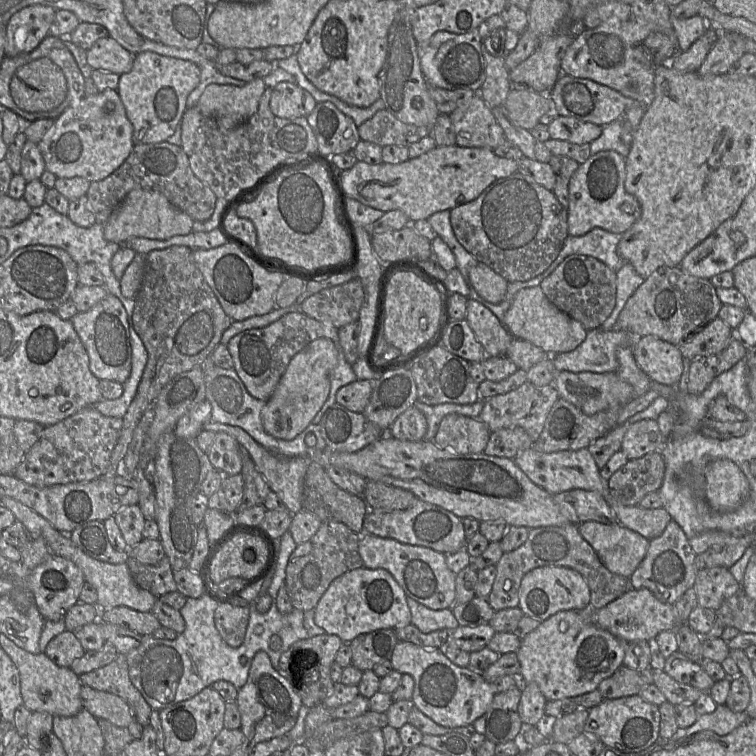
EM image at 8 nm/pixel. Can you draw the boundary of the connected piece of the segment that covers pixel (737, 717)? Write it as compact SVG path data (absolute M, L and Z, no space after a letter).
M725 704L718 705L714 712L698 716L693 725L687 728L679 727L670 739L679 740L705 730L710 730L720 736L725 736L744 724L748 719L745 711L734 712Z

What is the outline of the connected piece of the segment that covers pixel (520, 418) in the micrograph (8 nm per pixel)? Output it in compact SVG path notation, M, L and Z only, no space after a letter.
M526 381L513 391L485 400L479 419L486 424L491 432L505 428L520 427L535 442L540 437L546 418L558 399L559 394L553 384L538 387Z

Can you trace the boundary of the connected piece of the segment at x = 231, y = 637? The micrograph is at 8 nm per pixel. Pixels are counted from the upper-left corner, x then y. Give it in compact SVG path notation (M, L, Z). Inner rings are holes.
M229 603L218 604L214 612L214 623L221 638L231 647L239 647L246 634L250 609Z

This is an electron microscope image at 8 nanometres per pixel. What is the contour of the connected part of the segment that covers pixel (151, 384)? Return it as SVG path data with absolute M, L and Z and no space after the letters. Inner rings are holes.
M173 245L145 255L142 284L134 301L133 326L147 350L148 360L136 395L122 418L123 426L109 466L101 478L113 478L122 471L133 432L161 390L175 376L202 365L232 323L197 267L192 249L186 246Z

